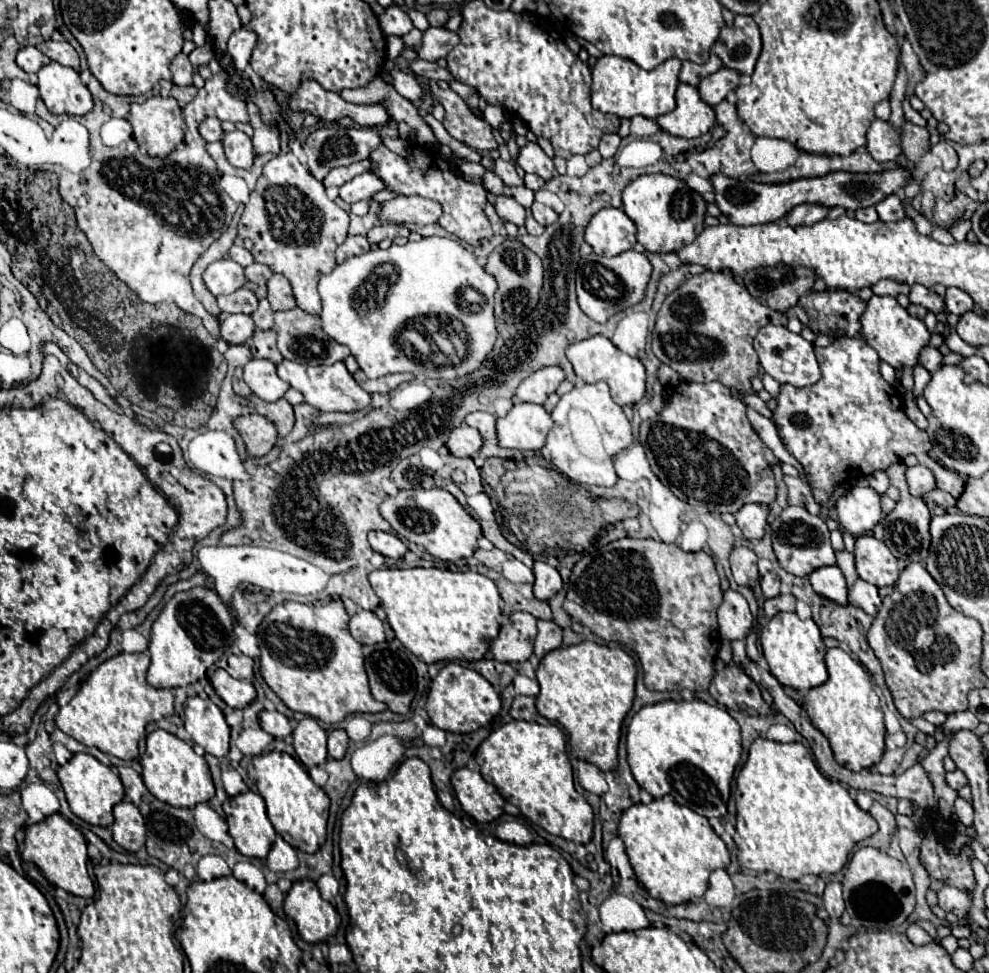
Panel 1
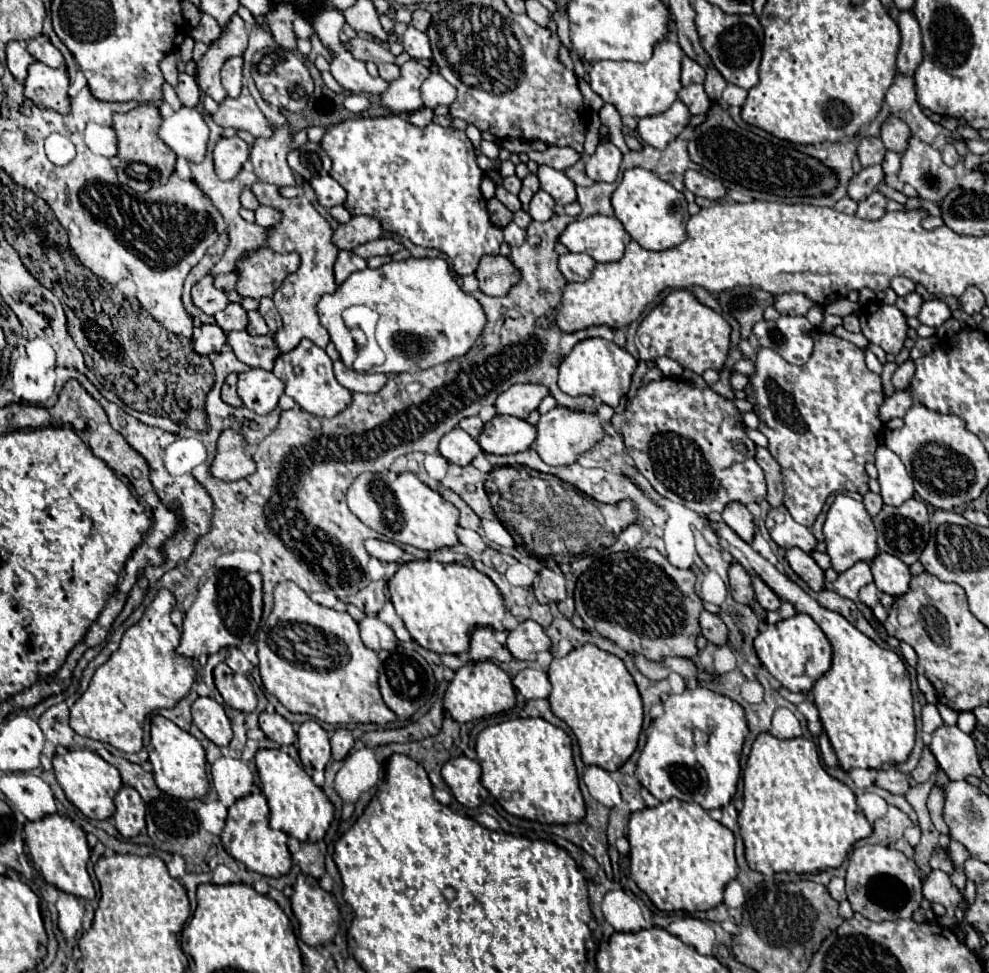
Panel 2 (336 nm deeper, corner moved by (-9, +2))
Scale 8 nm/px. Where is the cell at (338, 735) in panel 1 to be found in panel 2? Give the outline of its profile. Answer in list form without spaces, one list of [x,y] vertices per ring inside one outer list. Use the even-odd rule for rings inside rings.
[[[340,727],[340,729],[336,729],[336,733],[332,735],[332,759],[336,759],[336,761],[342,761],[342,759],[346,759],[346,755],[352,751],[352,747],[354,747],[354,737],[352,737],[352,733],[350,733],[350,729],[344,729],[344,727]]]

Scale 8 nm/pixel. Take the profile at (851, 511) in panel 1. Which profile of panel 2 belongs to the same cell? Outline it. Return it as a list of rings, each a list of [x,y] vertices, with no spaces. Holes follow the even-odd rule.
[[[836,495],[834,503],[828,509],[826,523],[824,523],[824,535],[826,535],[826,553],[832,559],[832,567],[842,573],[848,567],[852,567],[856,561],[872,561],[878,553],[876,547],[876,529],[872,523],[872,517],[862,501],[852,499],[850,495]]]

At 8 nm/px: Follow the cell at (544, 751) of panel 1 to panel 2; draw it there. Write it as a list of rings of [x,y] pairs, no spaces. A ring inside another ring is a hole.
[[[542,717],[510,719],[486,727],[478,735],[476,753],[482,767],[482,785],[508,813],[550,825],[570,825],[584,819],[586,805],[572,761],[572,743],[560,727]]]

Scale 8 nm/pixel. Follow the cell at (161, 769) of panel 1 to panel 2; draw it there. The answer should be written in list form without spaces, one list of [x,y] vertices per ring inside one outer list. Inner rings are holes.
[[[162,715],[152,717],[152,739],[150,739],[150,763],[156,785],[178,799],[204,799],[208,793],[208,773],[206,773],[206,755],[198,739],[194,739],[188,731],[180,729],[172,721]]]

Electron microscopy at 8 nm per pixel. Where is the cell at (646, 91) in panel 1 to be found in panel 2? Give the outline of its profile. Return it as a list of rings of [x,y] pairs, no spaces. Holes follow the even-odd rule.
[[[664,41],[656,45],[654,55],[646,63],[634,63],[634,61],[596,61],[590,67],[590,87],[594,93],[598,93],[604,103],[612,103],[618,113],[632,115],[632,117],[650,117],[664,113],[676,99],[680,85],[680,69],[682,69],[682,57],[684,51],[676,41]]]

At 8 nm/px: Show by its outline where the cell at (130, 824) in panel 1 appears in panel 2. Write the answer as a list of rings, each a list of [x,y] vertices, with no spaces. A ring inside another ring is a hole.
[[[124,785],[114,797],[114,803],[116,803],[116,813],[114,813],[116,829],[126,839],[136,837],[146,827],[146,821],[144,821],[146,805],[142,797],[138,795],[136,789]]]

